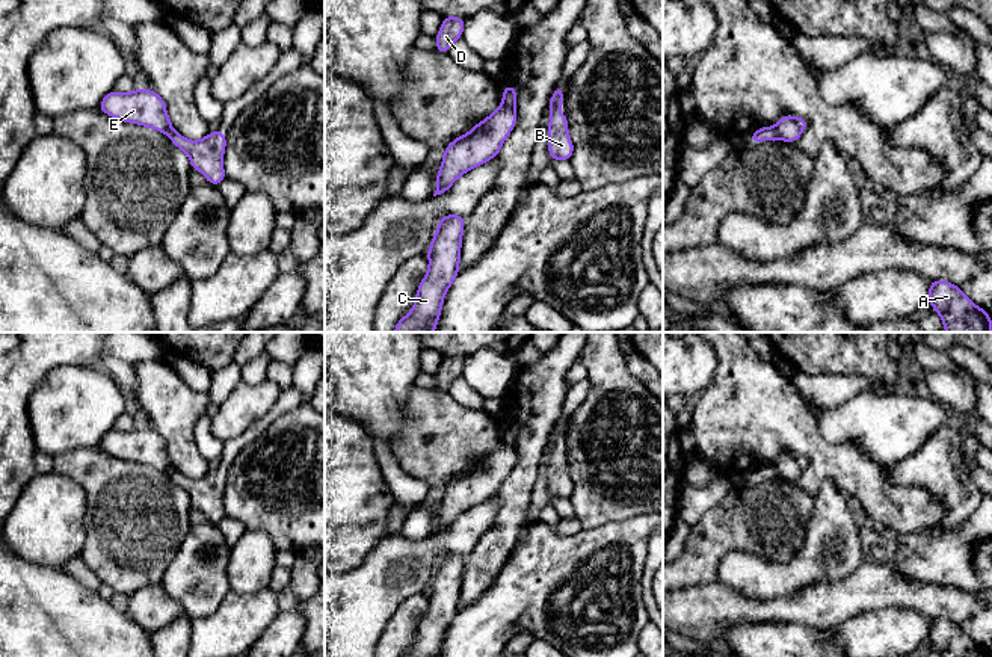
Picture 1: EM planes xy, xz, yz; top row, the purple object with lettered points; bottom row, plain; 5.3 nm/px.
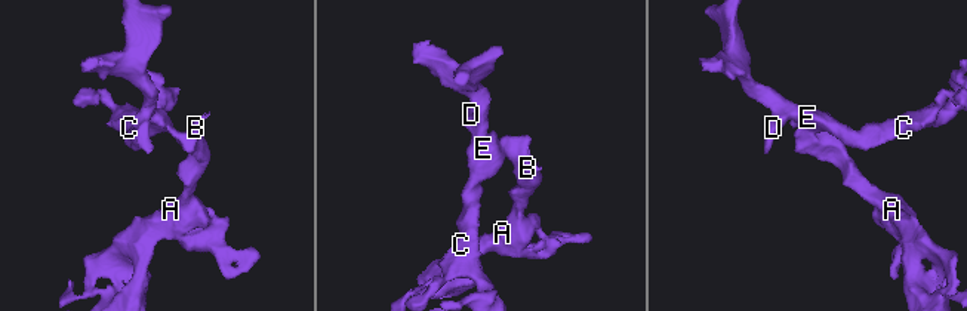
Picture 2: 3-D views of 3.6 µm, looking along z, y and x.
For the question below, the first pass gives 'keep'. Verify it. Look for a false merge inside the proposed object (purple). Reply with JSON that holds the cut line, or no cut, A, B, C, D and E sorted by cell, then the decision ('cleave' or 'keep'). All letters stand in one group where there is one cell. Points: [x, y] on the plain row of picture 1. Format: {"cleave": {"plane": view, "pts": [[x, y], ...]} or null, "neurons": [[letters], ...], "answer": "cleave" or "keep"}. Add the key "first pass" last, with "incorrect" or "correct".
{"cleave": {"plane": "yz", "pts": [[772, 465], [779, 478]]}, "neurons": [["A", "B"], ["C", "D", "E"]], "answer": "cleave", "first pass": "incorrect"}

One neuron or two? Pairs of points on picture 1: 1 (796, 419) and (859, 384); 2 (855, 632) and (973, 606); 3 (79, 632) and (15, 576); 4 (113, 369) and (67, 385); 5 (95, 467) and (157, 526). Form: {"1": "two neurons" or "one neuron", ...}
{"1": "two neurons", "2": "two neurons", "3": "one neuron", "4": "two neurons", "5": "one neuron"}

